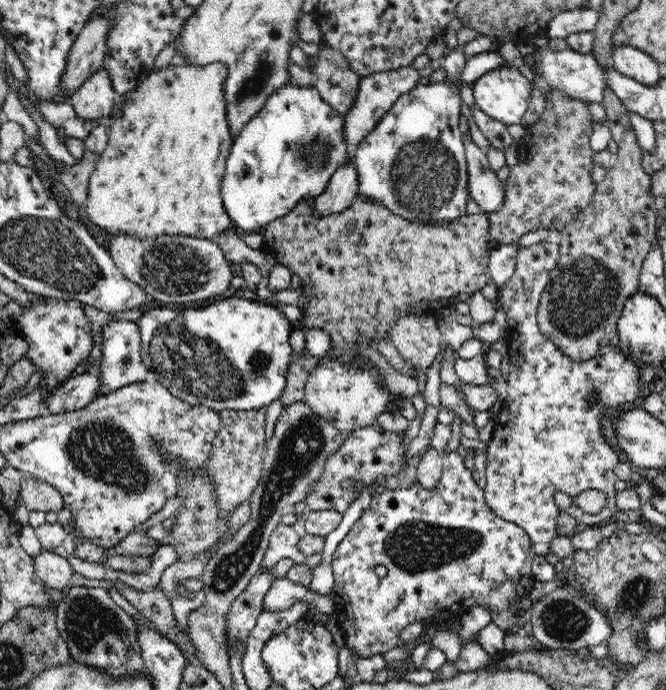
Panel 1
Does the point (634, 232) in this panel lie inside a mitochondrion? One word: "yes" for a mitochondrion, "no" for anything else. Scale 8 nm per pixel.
no

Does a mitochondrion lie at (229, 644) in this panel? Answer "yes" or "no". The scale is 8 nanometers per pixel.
no

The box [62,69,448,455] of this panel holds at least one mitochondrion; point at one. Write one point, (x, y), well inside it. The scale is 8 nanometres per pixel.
(194, 363)

